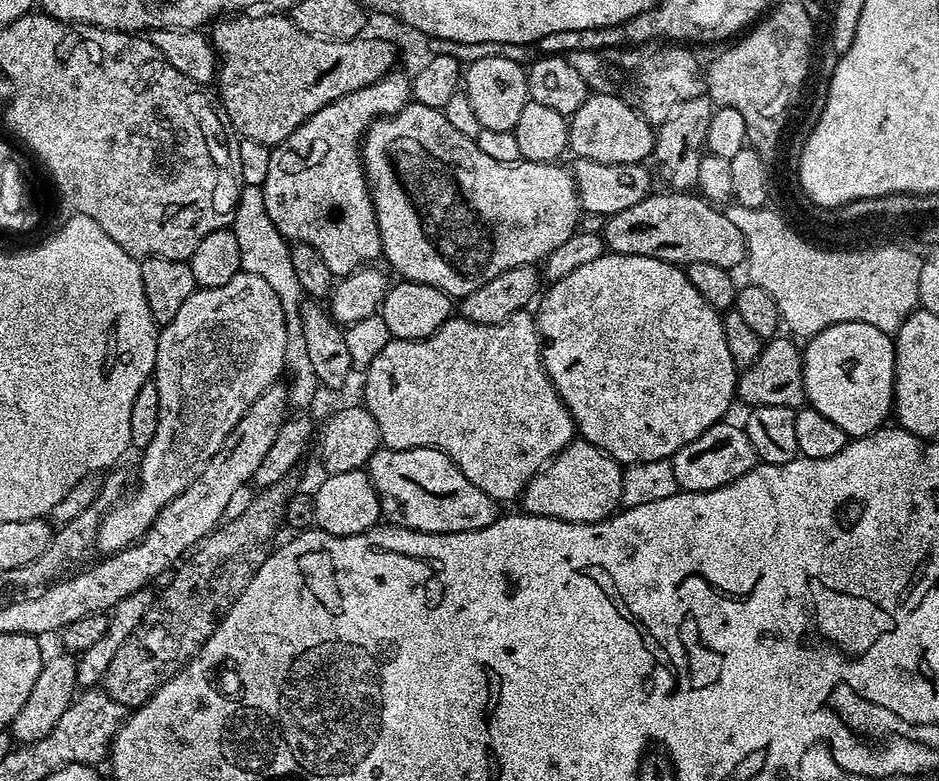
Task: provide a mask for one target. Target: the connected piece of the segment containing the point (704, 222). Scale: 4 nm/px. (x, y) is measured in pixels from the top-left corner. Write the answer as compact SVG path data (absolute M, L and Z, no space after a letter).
M653 191L638 206L607 217L602 235L609 253L617 256L658 258L668 264L687 266L694 262L711 262L729 270L743 265L748 258L742 230L726 218L715 203L691 191Z

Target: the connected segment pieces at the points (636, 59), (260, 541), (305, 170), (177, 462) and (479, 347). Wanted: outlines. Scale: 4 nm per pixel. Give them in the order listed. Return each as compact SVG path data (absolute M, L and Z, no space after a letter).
M649 42L631 46L602 46L598 50L578 50L566 58L592 92L610 94L630 106L649 124L658 126L686 100L705 91L702 64L688 46L676 42Z
M297 465L288 470L277 482L263 487L254 500L238 516L227 519L218 529L205 536L199 546L176 569L174 578L153 597L150 609L142 616L142 621L134 632L118 646L113 661L107 667L102 681L103 691L125 706L139 707L149 699L176 672L196 655L198 649L208 640L216 629L230 605L241 596L242 591L253 580L262 562L272 553L270 540L275 536L278 526L283 525L287 502L301 489L302 468Z
M393 70L378 82L346 94L314 114L290 138L275 145L264 183L266 214L289 242L309 244L322 254L333 277L343 278L381 255L380 231L362 163L362 141L375 120L393 116L412 100L409 73Z
M243 270L234 278L230 278L230 282L226 282L226 286L202 288L194 291L190 298L186 298L186 302L182 302L182 310L178 310L178 314L174 314L172 321L159 329L156 341L158 342L158 350L156 351L154 383L158 386L158 430L154 430L154 438L150 438L150 442L142 450L141 456L144 457L140 460L140 489L137 492L129 491L123 499L113 504L100 517L100 525L96 527L94 544L97 549L100 547L102 550L101 553L104 554L121 552L122 549L129 548L131 544L135 544L143 536L146 529L154 522L157 514L171 500L178 498L178 494L182 494L182 490L186 490L202 474L203 467L210 462L210 458L213 458L214 454L226 442L227 436L234 430L234 426L239 422L239 419L246 414L247 408L272 384L277 383L281 379L280 372L282 374L285 371L284 360L286 358L287 336L286 318L282 310L282 302L278 298L278 294L274 294L274 290L270 290L269 284L263 278L258 278L258 274L250 274Z
M531 311L516 312L506 322L501 324L479 324L473 320L463 318L449 318L443 326L434 334L430 334L421 340L397 340L391 338L377 357L370 362L363 373L364 376L364 400L363 407L367 408L370 415L378 422L378 430L383 447L394 450L410 450L411 448L437 448L439 452L445 452L454 463L478 486L478 490L485 492L490 499L497 502L523 497L524 487L544 468L556 455L577 435L576 424L572 421L570 410L562 402L562 398L556 393L556 387L550 382L550 378L544 369L544 360L540 357L542 341L540 331L536 328L536 318Z

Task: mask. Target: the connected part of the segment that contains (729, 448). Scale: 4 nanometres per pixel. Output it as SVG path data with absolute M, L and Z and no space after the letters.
M721 422L710 426L694 442L682 446L670 457L674 466L674 478L678 486L685 492L709 492L715 488L726 486L750 469L755 468L758 461L754 446L750 446L750 438L739 423Z

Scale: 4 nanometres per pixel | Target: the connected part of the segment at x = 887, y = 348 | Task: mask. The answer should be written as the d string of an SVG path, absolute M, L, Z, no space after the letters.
M838 322L817 336L811 337L803 345L804 358L804 395L807 403L818 414L826 414L830 422L842 426L849 438L865 436L885 427L884 420L893 415L894 374L896 373L896 345L889 333L870 326L870 322Z

